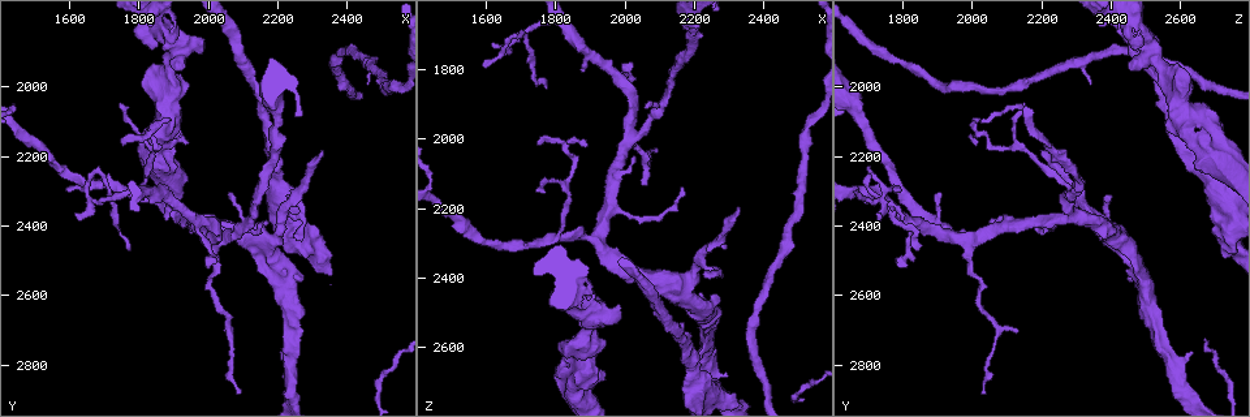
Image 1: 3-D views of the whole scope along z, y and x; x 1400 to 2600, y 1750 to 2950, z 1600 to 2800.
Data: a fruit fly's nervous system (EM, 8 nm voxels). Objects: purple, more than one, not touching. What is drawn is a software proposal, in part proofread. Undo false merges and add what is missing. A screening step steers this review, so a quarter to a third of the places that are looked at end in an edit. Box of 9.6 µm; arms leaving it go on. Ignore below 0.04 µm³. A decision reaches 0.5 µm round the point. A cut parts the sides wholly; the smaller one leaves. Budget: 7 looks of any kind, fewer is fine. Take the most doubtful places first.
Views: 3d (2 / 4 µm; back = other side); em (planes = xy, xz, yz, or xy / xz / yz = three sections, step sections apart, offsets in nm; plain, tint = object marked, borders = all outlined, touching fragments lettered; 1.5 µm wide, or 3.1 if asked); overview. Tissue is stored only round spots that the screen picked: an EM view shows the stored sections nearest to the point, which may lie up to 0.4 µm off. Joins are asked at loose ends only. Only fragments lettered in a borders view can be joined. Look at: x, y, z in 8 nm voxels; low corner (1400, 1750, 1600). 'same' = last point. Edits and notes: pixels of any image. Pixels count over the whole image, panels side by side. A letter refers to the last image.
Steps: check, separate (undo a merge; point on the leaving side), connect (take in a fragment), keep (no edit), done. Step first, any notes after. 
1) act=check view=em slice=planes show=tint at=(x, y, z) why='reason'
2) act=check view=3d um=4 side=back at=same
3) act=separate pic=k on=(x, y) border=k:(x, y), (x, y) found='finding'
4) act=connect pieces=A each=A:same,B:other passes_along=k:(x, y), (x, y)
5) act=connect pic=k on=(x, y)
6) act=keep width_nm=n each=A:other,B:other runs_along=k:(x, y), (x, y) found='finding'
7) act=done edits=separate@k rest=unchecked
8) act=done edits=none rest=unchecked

act=check view=em slice=planes show=borders at=(2330, 2190, 2200) why='branch stops here'

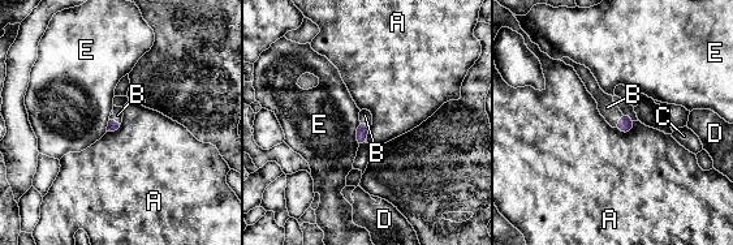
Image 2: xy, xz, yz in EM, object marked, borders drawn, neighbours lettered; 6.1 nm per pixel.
act=connect pieces=B each=A:other,B:same,C:other,D:other,E:other passes_along=2:(625, 125), (619, 120), (607, 107) found='it goes on there'

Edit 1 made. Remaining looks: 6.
act=check view=overview

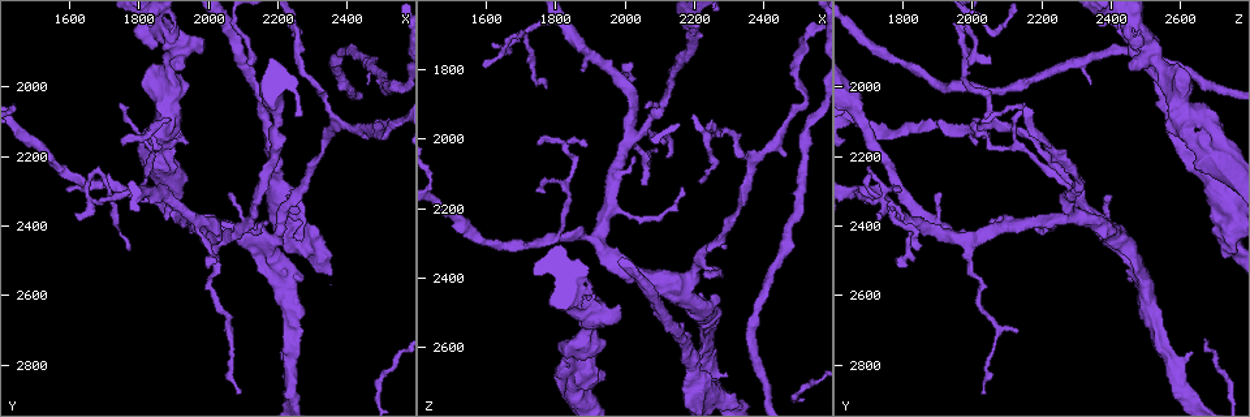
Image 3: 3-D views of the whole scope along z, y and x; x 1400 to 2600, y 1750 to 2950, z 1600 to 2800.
act=check view=3d um=2 at=(1940, 2160, 2670) why='thick end'

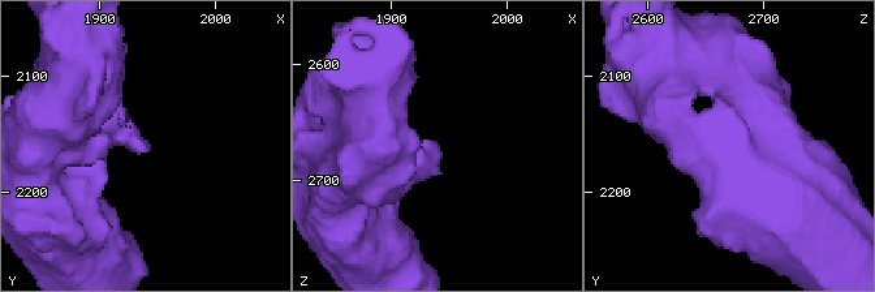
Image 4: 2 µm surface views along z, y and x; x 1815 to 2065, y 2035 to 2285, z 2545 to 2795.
act=check view=em slice=planes show=borders at=(1944, 2160, 2678) why='need the tissue'

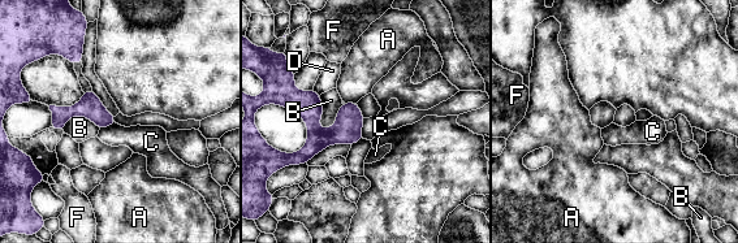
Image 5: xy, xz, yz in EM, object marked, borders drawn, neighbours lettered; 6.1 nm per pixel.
act=keep each=A:other,B:other,C:other,D:other,F:other runs_along=5:(355, 108), (300, 160) found='none of them fits'

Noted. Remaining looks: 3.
act=done edits=connect@2 rest=unchecked

